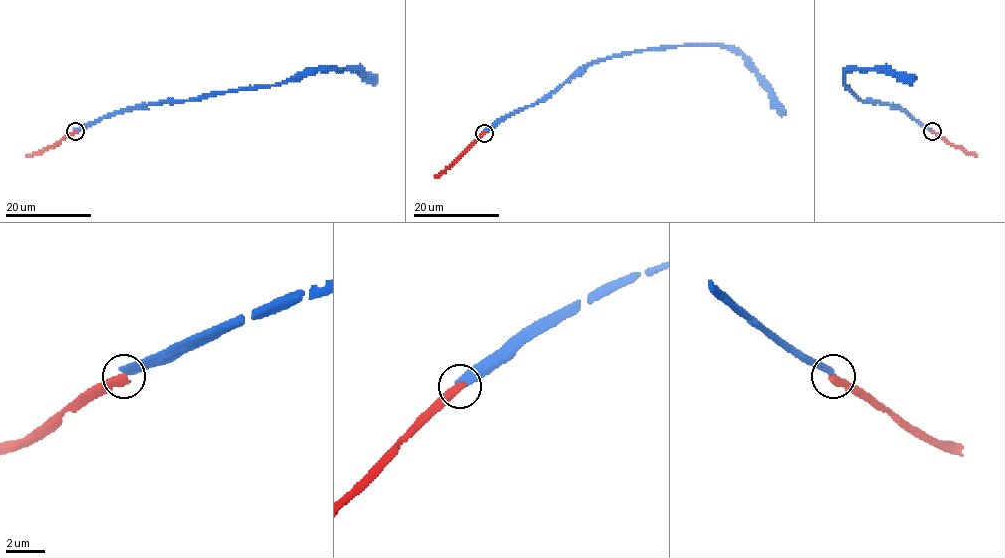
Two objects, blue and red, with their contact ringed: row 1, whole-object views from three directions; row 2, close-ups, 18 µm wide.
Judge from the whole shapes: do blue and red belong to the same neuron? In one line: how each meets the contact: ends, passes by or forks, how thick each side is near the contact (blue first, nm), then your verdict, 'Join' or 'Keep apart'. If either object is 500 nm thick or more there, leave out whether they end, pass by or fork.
At the ring blue ends. At the ring red ends. Thickness 400 nm (blue) against 440 nm. Keep apart

